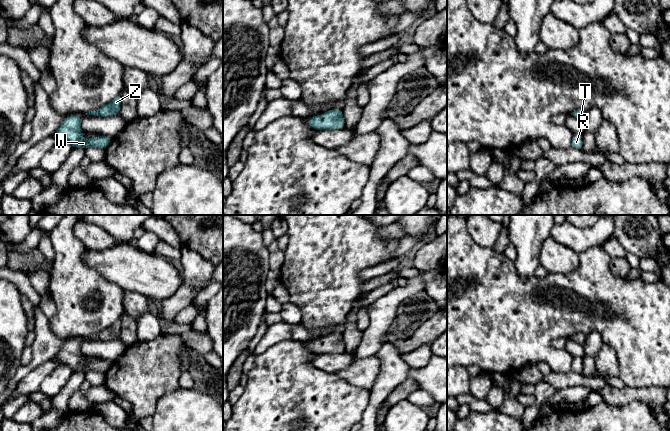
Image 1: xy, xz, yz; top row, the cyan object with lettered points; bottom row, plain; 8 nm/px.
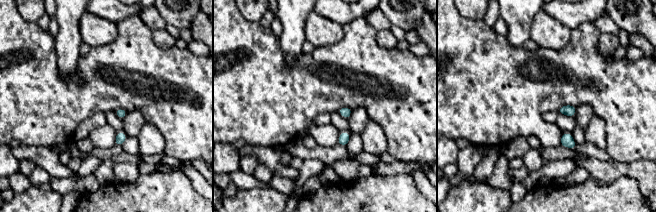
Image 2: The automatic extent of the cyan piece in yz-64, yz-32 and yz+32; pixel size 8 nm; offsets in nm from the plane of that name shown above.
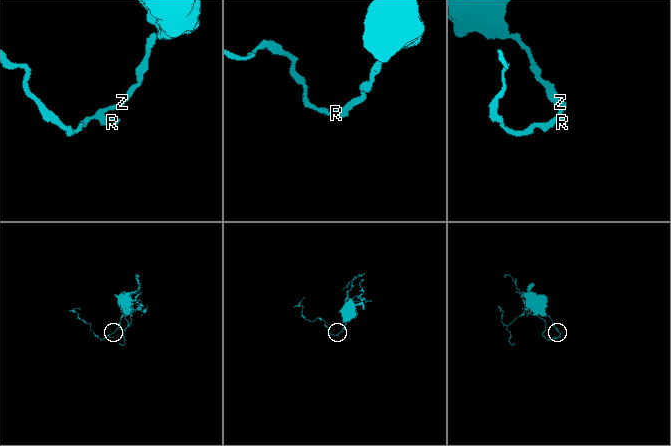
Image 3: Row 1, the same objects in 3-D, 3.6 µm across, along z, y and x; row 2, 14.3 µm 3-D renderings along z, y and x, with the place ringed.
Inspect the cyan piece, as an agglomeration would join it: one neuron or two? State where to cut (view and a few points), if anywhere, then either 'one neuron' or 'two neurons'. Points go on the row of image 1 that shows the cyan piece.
no cut; one neuron

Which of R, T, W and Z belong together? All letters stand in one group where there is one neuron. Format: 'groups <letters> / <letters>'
groups R T W Z

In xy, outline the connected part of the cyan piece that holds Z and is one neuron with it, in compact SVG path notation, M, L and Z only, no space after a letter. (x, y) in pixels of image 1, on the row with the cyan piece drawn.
M120 95L114 98L105 106L99 108L96 111L87 112L88 115L100 116L100 117L109 117L113 115L117 115L120 112L121 106L121 97Z

